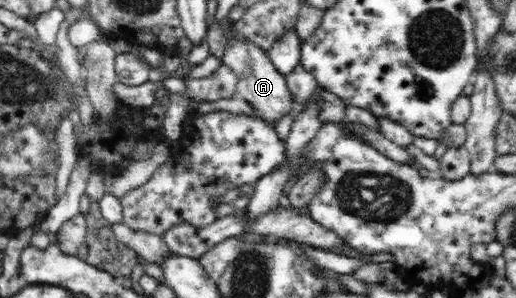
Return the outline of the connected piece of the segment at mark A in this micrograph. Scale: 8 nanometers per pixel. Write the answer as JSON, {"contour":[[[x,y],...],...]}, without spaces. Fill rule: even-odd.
{"contour":[[[233,40],[225,49],[221,59],[238,77],[236,92],[253,108],[256,118],[266,121],[274,127],[283,116],[287,115],[294,103],[287,87],[286,76],[276,70],[271,63],[267,50],[244,40]]]}

